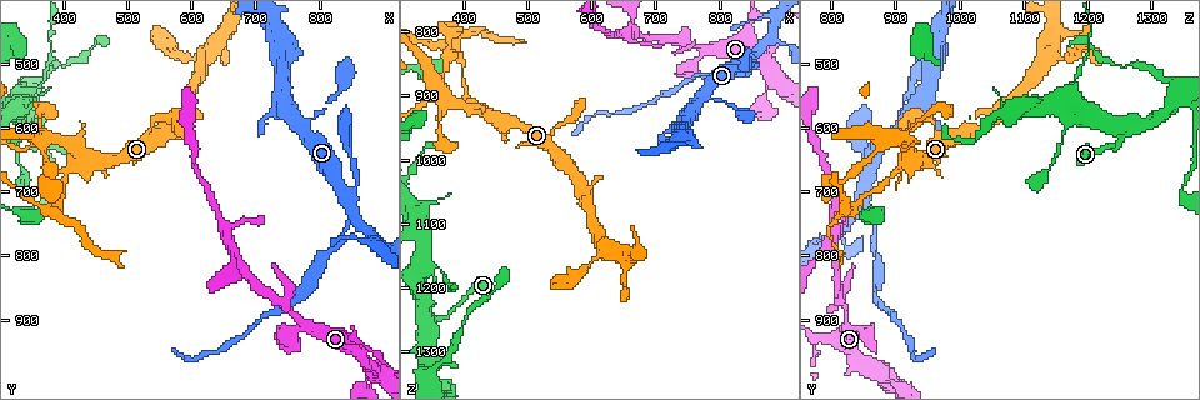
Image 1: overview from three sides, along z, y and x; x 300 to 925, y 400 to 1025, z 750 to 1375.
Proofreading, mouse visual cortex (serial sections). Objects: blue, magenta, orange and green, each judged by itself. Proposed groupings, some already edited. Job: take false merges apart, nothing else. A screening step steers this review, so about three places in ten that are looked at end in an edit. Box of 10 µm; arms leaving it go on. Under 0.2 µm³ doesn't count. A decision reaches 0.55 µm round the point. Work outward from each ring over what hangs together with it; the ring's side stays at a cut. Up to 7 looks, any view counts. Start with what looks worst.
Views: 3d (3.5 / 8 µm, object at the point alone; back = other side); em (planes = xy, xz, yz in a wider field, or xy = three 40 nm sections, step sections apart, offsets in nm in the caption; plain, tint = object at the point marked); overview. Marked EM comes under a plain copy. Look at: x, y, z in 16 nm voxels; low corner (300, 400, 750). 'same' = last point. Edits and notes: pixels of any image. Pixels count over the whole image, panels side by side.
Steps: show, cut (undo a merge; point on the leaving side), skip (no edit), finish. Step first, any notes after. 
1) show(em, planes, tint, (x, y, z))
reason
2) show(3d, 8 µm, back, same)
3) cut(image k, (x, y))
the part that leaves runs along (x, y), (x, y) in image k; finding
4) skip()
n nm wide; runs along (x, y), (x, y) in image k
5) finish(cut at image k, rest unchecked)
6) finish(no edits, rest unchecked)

show(3d, 3.5 µm, (665, 795, 800))
calibre changes

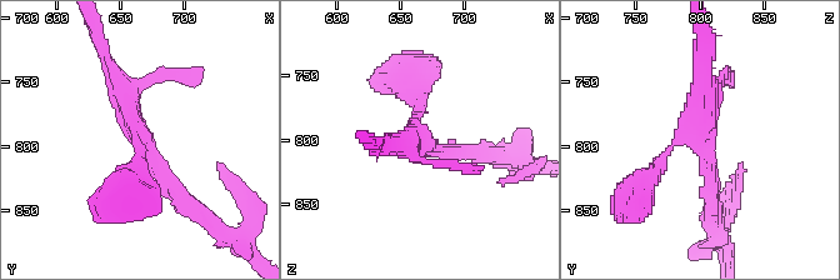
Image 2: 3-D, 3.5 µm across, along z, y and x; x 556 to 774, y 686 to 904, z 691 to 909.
show(em, xy, step 5, tint, (662, 792, 800))

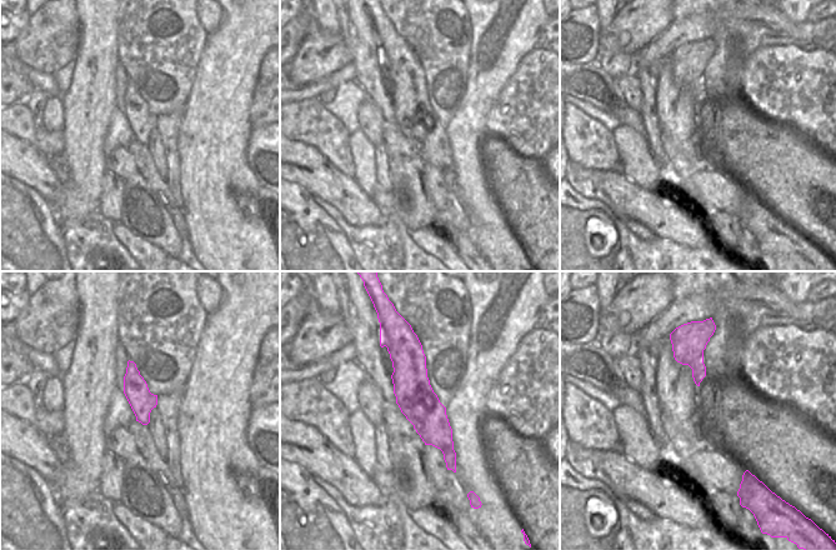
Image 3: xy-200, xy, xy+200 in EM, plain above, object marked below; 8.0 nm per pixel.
skip()
continuous, no second cell

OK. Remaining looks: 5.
show(3d, 8 µm, back, (435, 655, 920))
sudden change in width

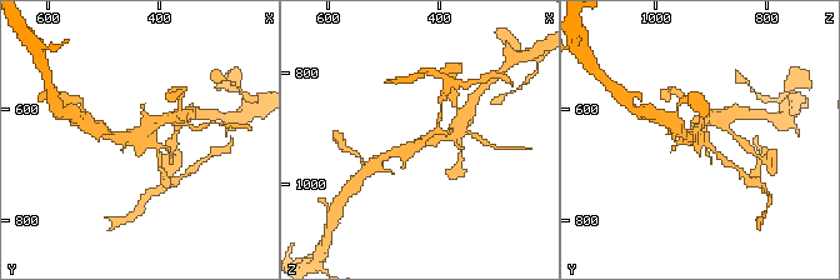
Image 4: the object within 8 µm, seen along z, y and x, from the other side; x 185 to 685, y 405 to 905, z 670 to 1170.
show(em, xy, step 1, tint, same)

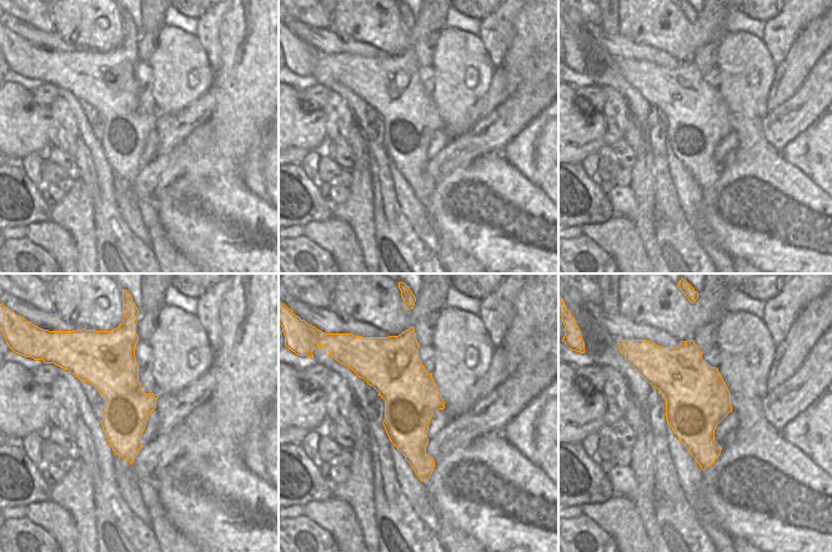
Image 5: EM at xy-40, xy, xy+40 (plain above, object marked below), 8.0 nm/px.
cut(image 4, (724, 159))
the part that leaves runs along (708, 144), (745, 178) in image 4; a second cell is stuck on

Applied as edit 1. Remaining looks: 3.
show(3d, 3.5 µm, (355, 605, 1255))
arms run side by side

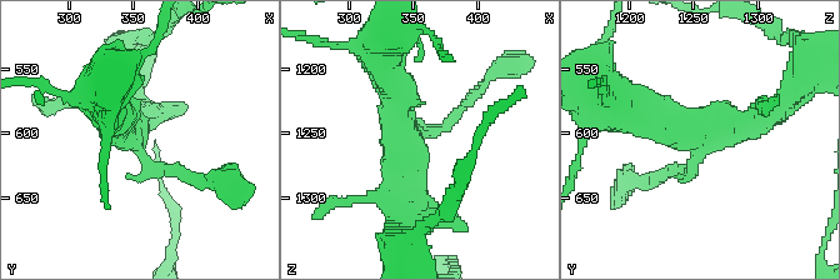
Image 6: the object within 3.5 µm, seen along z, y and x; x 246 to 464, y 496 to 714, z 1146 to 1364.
show(em, xy, step 5, tint, (354, 610, 1258))

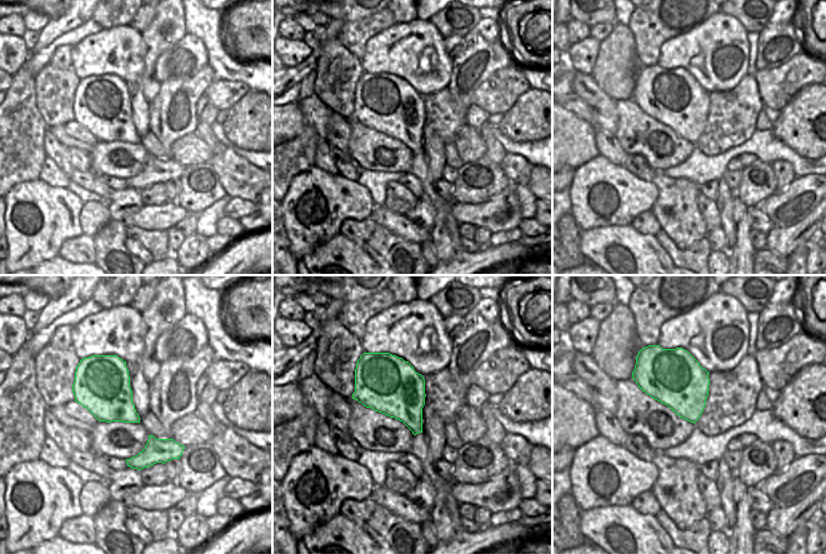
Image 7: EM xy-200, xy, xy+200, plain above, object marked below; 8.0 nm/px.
skip()
440 nm wide; runs along (194, 179), (155, 171), (109, 114) in image 6; all the same cell

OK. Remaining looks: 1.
finish(cut at image 4, rest unchecked)

